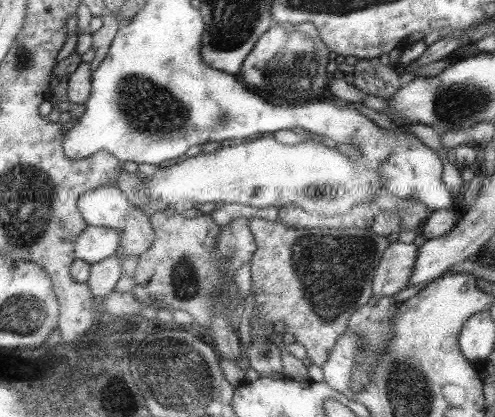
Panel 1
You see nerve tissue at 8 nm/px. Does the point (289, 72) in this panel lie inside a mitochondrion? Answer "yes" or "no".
yes

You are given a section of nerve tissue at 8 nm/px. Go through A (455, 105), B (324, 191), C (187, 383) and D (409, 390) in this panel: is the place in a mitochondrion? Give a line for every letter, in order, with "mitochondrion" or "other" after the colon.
A: mitochondrion
B: mitochondrion
C: mitochondrion
D: mitochondrion

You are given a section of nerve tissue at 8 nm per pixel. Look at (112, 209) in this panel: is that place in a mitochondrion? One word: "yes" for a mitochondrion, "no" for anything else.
no

